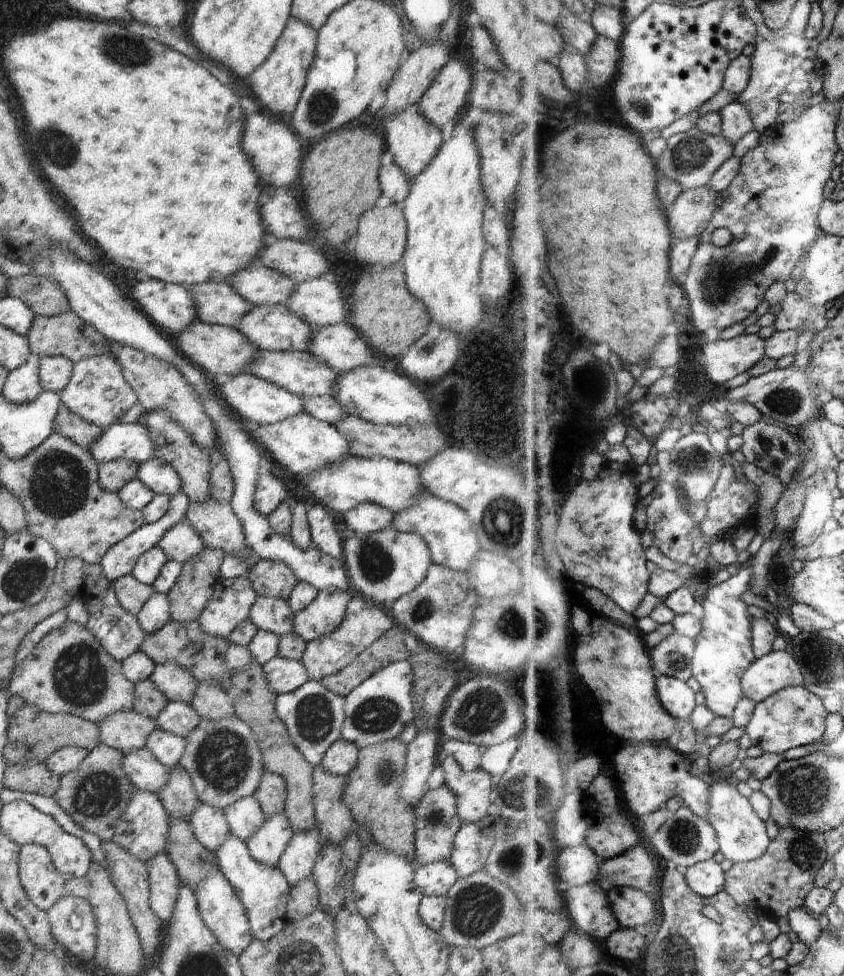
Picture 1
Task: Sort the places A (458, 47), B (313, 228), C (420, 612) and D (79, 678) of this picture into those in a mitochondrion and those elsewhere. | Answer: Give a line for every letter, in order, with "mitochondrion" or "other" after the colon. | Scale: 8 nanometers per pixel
A: other
B: other
C: mitochondrion
D: mitochondrion

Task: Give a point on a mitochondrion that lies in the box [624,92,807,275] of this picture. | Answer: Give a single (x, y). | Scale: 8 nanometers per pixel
(694, 151)

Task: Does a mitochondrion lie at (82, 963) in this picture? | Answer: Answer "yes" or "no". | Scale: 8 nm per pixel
no

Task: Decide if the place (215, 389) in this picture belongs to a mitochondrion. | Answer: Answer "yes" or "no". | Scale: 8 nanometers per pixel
no

